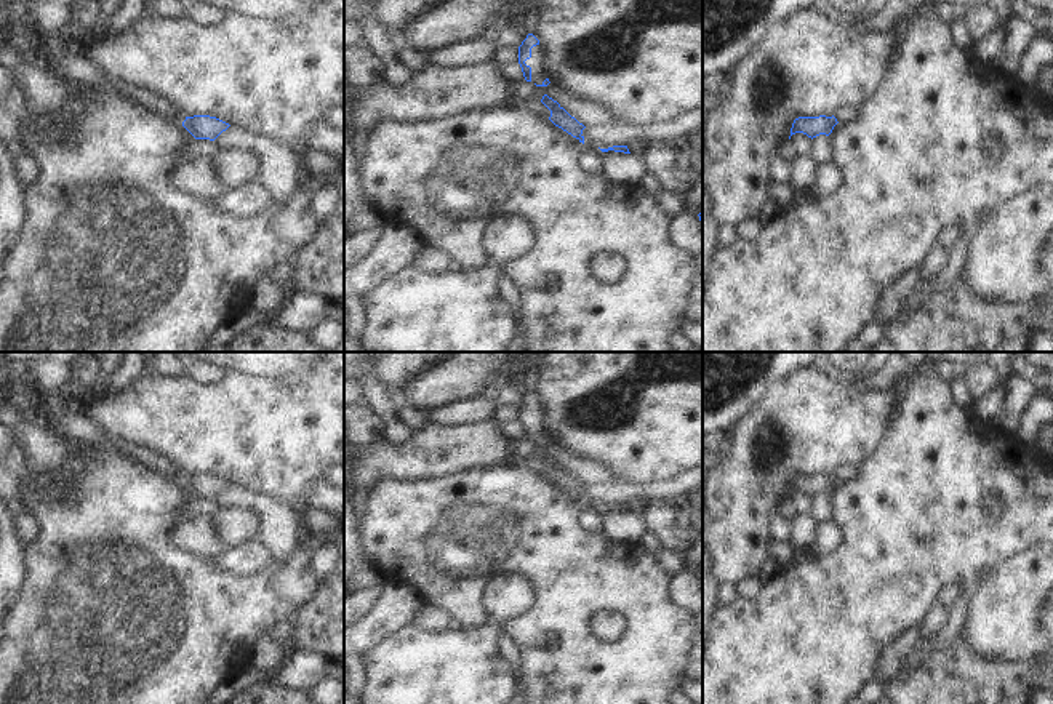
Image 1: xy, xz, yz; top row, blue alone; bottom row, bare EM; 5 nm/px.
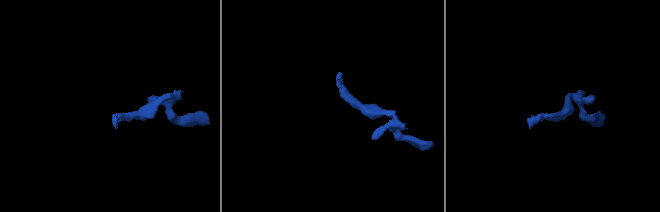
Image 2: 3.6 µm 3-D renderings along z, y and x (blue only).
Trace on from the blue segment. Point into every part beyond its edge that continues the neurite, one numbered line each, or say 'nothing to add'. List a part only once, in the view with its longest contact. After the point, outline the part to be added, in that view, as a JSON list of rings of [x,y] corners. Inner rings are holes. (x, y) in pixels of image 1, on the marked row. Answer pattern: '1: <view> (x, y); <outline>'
1: xz (538, 66); [[[541,43],[531,48],[531,58],[526,59],[525,64],[531,67],[531,82],[543,85],[543,82],[547,78],[547,66]]]

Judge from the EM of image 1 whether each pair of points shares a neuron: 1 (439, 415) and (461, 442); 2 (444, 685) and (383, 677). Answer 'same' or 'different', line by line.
1: different
2: same

